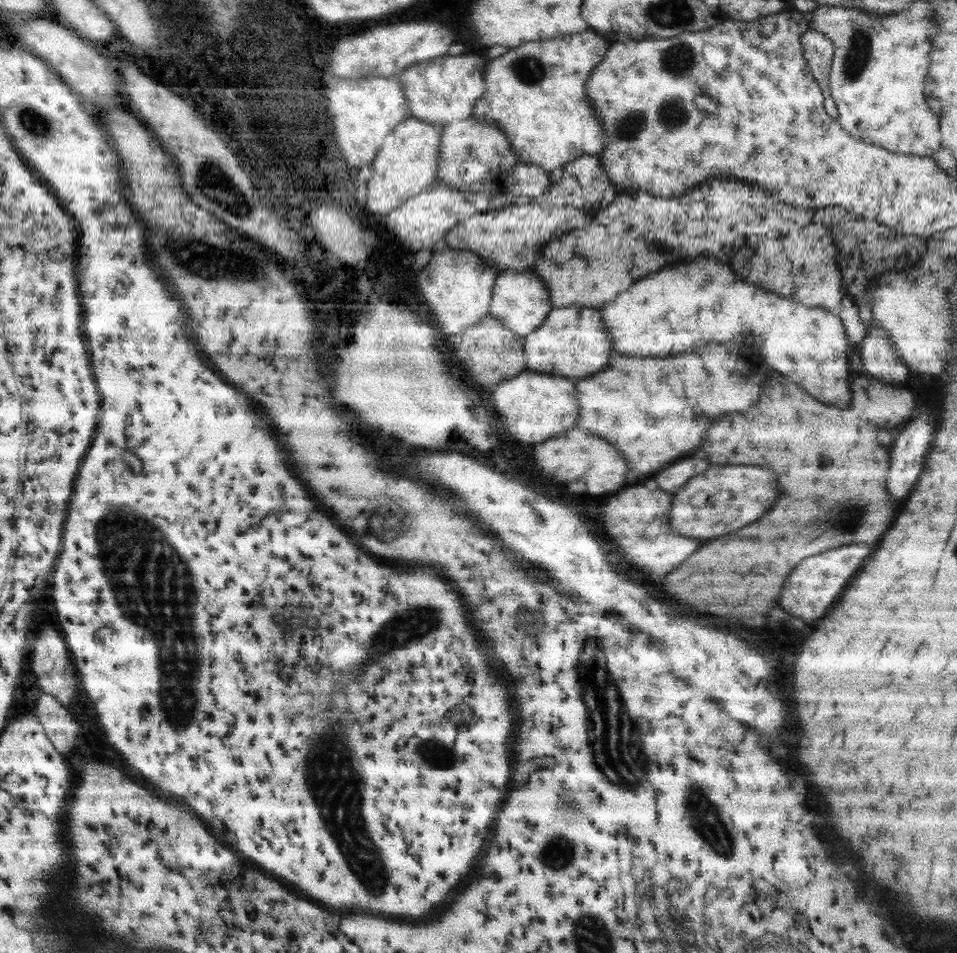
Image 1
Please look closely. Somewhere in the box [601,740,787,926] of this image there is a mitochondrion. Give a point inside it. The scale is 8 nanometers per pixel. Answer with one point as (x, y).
(704, 817)

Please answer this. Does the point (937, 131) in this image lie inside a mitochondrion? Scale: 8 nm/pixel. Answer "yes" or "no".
no

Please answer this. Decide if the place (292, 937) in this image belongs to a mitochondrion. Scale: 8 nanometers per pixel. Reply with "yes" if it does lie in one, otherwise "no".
no

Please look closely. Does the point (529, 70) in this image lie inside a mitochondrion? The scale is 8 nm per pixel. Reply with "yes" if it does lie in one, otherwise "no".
yes

